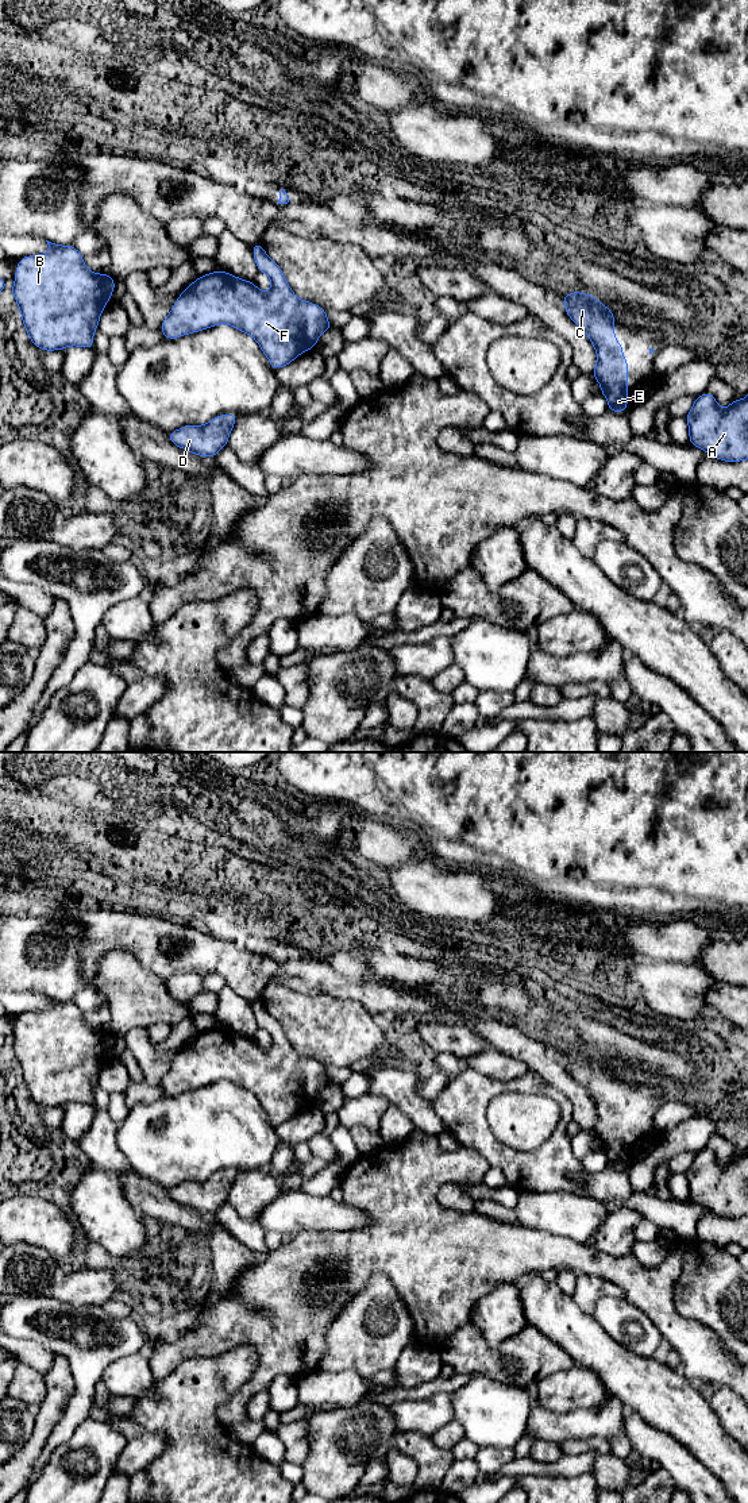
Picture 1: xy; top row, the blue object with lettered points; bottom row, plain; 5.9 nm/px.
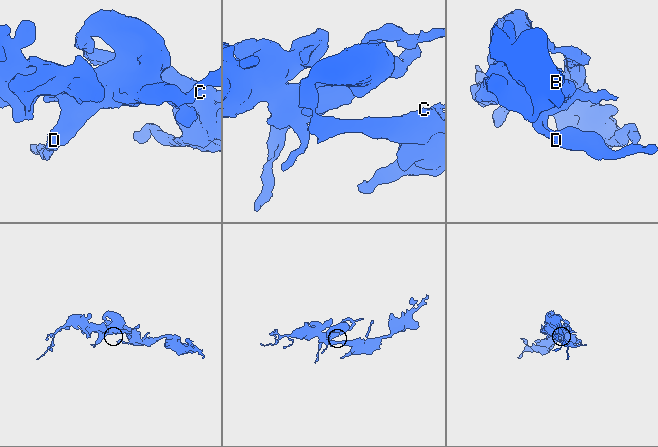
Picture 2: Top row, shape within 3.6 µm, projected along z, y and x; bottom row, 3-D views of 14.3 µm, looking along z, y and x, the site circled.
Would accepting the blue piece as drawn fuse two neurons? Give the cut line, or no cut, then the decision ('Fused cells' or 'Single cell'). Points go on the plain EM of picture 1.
No split. Single cell

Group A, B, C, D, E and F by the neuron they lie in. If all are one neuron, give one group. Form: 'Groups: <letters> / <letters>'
Groups: A B C D E F

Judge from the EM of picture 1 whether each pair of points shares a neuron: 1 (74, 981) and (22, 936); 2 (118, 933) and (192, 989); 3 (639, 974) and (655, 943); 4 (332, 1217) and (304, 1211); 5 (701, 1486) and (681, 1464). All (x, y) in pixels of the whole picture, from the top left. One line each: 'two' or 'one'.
1: one
2: two
3: two
4: one
5: one

